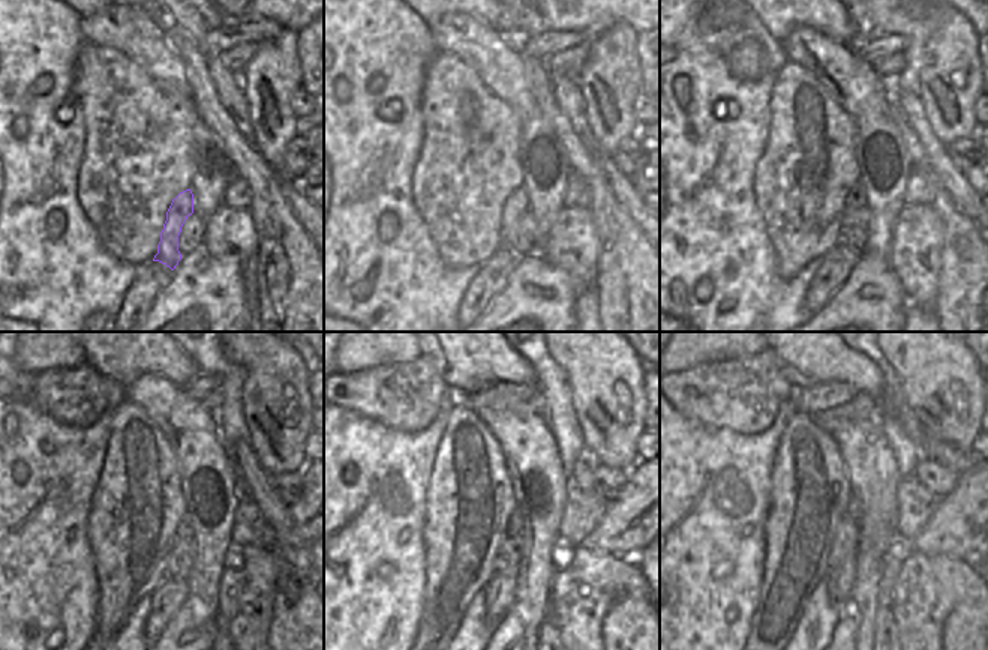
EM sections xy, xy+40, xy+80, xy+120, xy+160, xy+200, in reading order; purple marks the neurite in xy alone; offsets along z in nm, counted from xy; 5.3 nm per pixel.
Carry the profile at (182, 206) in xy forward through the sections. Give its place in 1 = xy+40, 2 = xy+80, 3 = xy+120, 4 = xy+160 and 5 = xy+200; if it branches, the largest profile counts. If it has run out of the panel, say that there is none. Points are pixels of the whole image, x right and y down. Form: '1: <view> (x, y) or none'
1: xy+40 (517, 203)
2: xy+80 (855, 198)
3: xy+120 (183, 532)
4: xy+160 (517, 526)
5: xy+200 (853, 509)

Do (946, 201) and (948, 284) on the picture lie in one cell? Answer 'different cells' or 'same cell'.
same cell

